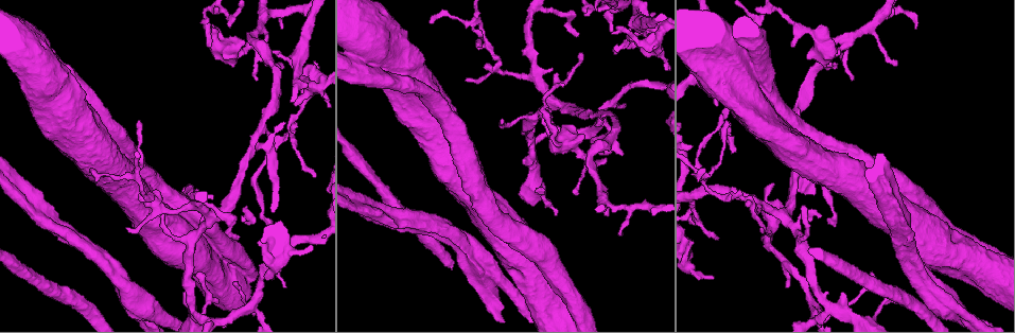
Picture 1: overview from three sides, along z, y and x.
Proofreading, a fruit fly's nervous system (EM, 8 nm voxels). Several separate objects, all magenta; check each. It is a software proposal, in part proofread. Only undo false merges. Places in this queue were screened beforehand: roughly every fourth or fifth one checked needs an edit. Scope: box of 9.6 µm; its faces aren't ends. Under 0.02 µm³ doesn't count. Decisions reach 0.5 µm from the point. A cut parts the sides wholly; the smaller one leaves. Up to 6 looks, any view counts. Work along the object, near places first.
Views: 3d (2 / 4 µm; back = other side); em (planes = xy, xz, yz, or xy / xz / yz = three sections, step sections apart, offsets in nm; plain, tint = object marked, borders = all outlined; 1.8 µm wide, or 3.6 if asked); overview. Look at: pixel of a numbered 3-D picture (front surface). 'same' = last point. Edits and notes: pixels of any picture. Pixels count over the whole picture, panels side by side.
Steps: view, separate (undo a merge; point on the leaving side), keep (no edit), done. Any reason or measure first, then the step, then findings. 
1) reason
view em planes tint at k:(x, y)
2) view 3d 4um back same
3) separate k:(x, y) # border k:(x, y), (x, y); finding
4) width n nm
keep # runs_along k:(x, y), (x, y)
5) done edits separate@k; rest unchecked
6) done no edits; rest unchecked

two arms at a narrow angle
view 3d 4um back at 1:(359, 206)

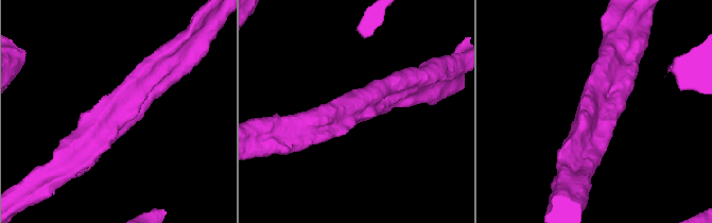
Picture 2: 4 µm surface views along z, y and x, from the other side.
arms 3; arm_widths 280, 280, 340 nm
view em xz step 16 tint at 2:(595, 117)

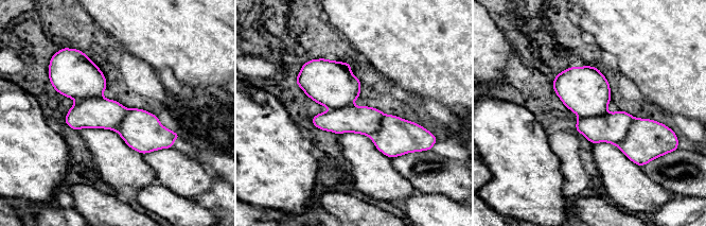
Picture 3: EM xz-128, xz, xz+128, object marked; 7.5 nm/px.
another direction
view em xy step 16 tint same

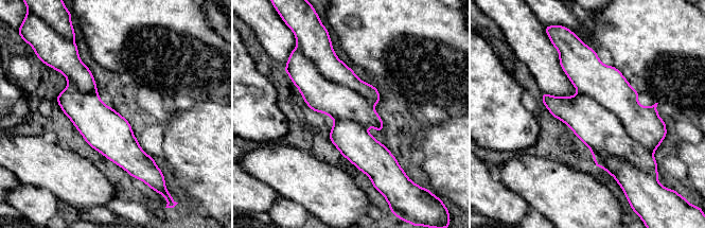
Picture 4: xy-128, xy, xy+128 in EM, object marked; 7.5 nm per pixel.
width 240 nm
separate 4:(601, 130) # part_leaving 4:(544, 95), (580, 112), (635, 153); a second neuron is stuck on

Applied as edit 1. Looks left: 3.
see it whole again
view overview

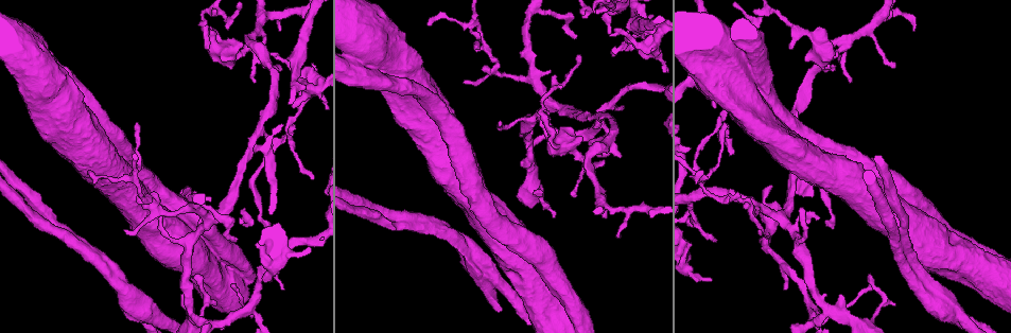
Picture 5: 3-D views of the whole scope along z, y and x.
touches itself
view em 3.6um xy step 8 tint at 5:(190, 229)

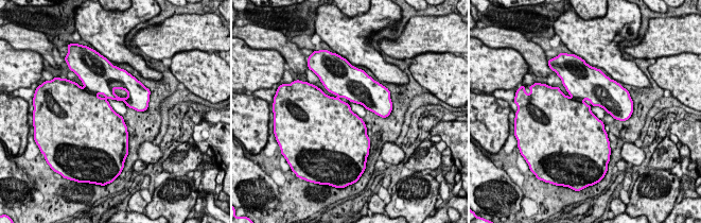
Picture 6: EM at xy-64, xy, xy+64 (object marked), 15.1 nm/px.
width 320 nm
keep # continuous, no second neuron

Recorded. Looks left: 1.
sudden change in width
view em 3.6um planes borders at 5:(885, 195)

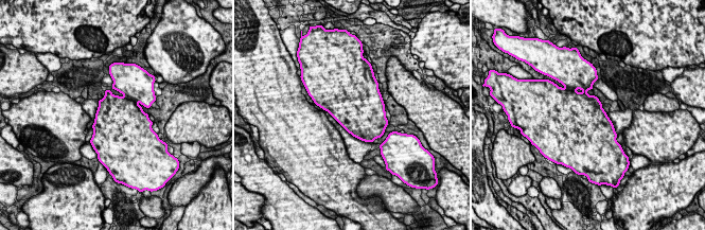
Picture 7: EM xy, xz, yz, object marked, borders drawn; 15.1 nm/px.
width 750 nm
keep # one neuron here

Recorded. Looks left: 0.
done edits separate@4; rest unchecked

